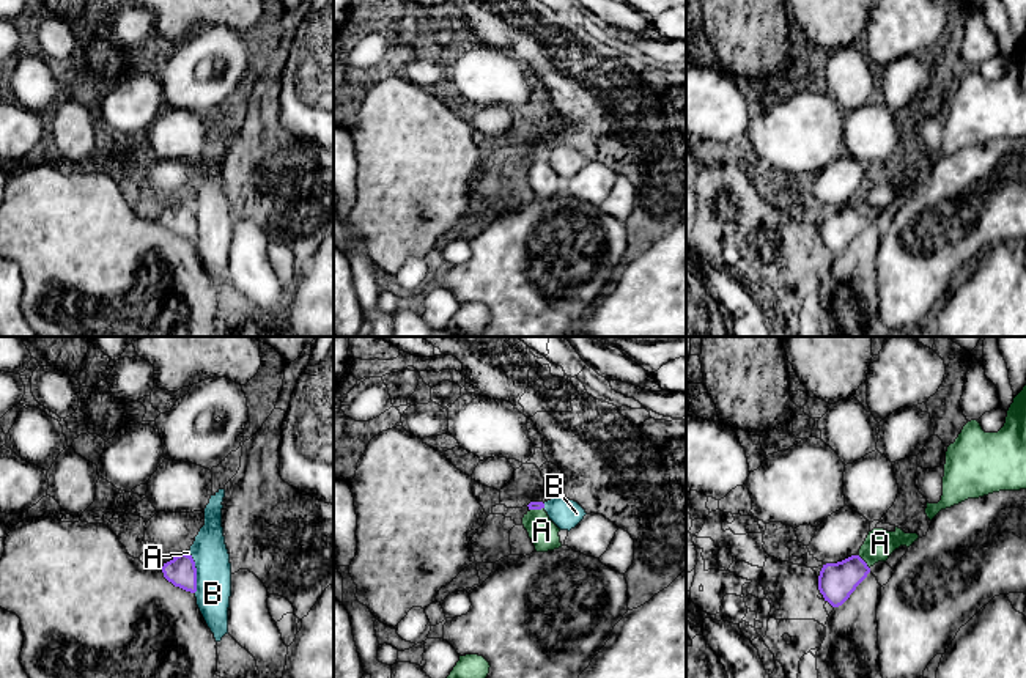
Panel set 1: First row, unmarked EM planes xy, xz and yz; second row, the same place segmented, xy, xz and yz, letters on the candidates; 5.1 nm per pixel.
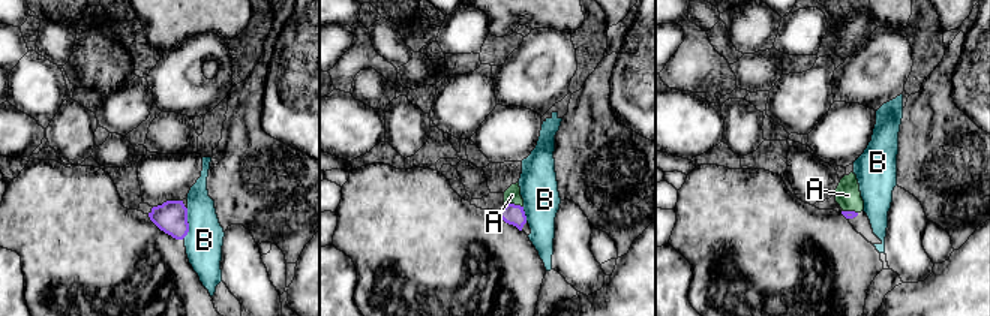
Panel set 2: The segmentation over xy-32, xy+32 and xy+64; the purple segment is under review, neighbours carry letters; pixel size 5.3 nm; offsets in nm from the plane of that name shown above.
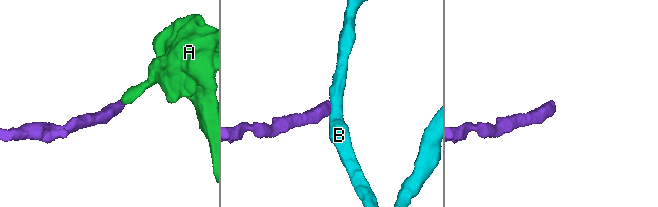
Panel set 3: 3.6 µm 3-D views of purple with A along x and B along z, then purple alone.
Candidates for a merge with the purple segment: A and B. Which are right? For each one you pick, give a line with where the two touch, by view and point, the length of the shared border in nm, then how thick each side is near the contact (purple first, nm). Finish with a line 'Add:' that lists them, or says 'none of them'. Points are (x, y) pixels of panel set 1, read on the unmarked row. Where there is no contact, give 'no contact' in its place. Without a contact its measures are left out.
A: meets purple in yz at (864, 210); contact 90 nm long; 190 nm thick on the purple side, 150 nm on the other
Add: A

